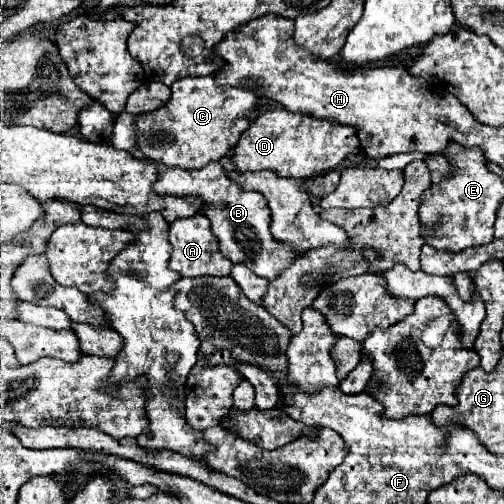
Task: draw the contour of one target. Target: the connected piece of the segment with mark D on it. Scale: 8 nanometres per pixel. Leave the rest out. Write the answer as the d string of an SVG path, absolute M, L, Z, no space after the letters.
M276 109L260 115L242 133L238 145L234 147L232 165L238 173L270 169L280 177L306 179L336 169L354 151L358 151L358 139L352 127L340 127L338 123L320 123L320 119L312 119L308 115Z

